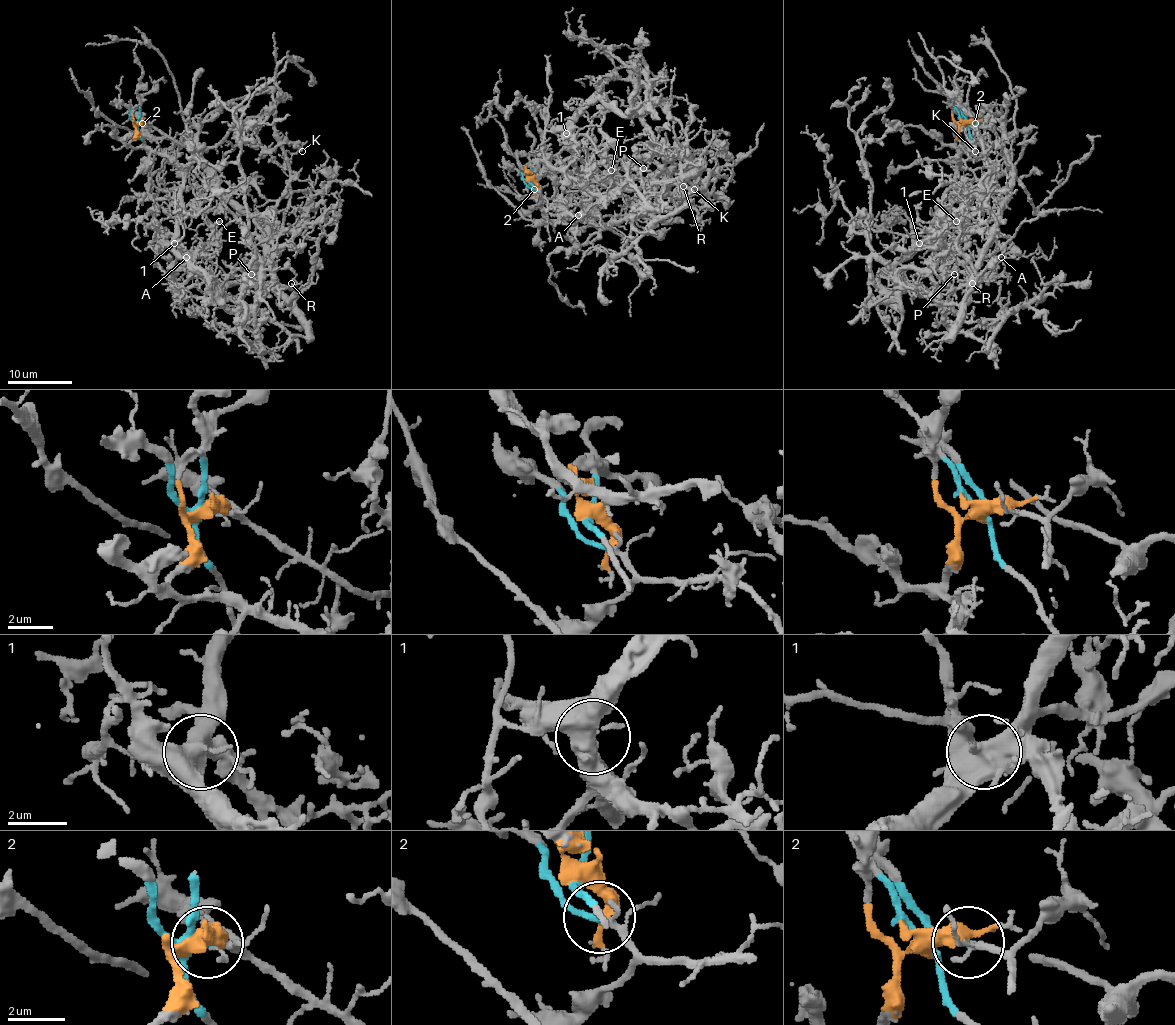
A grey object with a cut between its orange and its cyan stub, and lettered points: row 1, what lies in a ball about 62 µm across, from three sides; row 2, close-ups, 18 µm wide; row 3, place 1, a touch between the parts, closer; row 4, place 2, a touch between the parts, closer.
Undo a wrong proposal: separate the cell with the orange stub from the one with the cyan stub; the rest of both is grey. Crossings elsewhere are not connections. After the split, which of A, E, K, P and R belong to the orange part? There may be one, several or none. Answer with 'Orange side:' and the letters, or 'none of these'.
Orange side: A, E, K, P

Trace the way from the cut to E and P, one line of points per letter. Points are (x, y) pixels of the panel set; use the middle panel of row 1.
E: (529, 179), (522, 170), (543, 174), (571, 172), (574, 157), (592, 164), (602, 162), (611, 170)
P: (529, 179), (522, 170), (574, 169), (564, 128), (598, 94), (641, 115), (644, 169)

